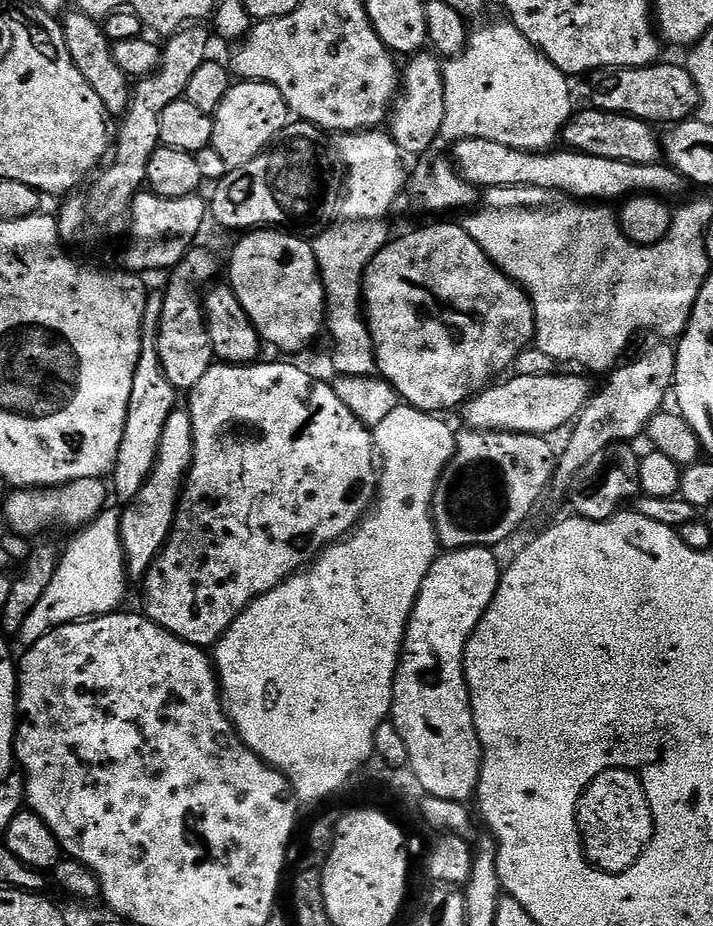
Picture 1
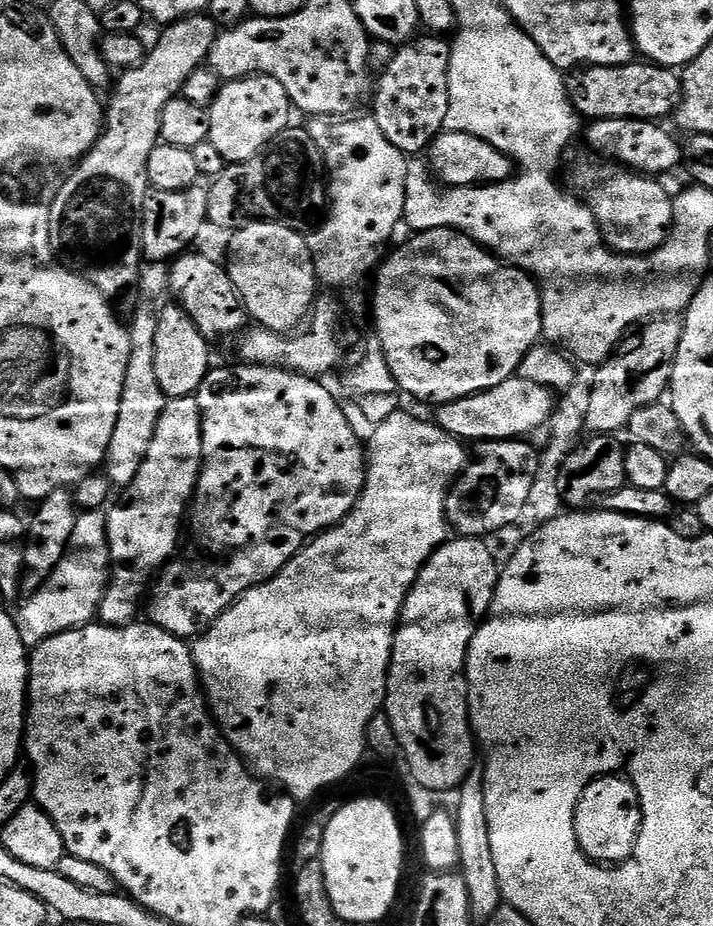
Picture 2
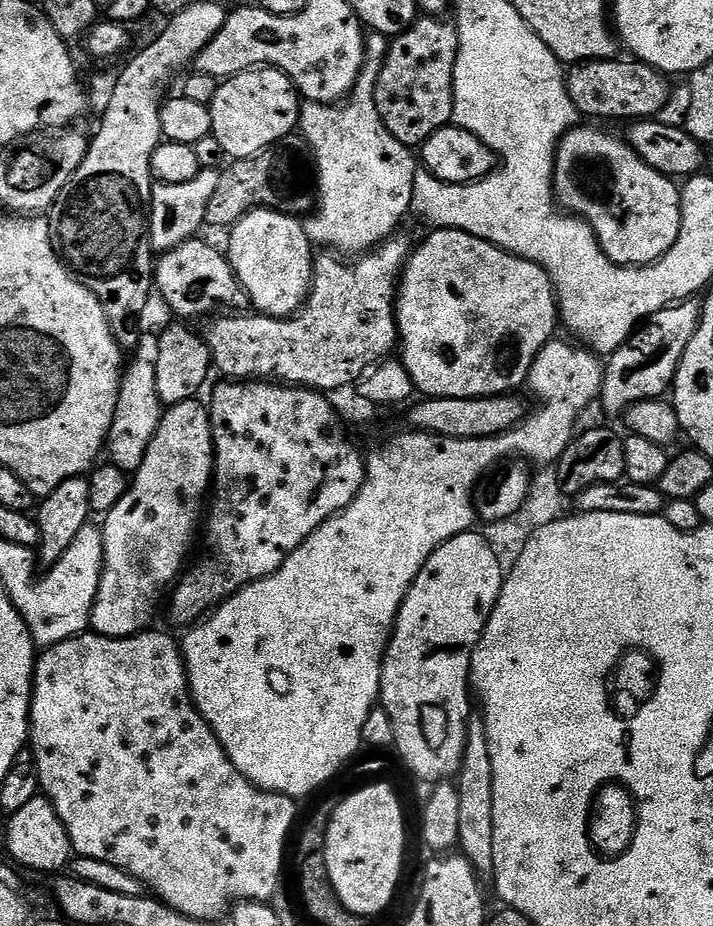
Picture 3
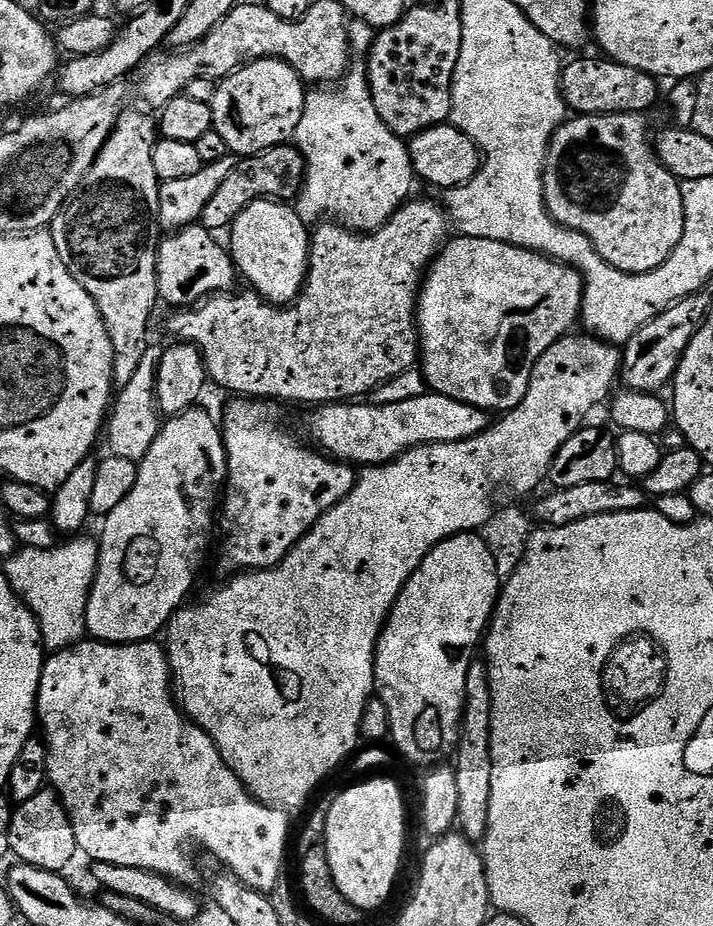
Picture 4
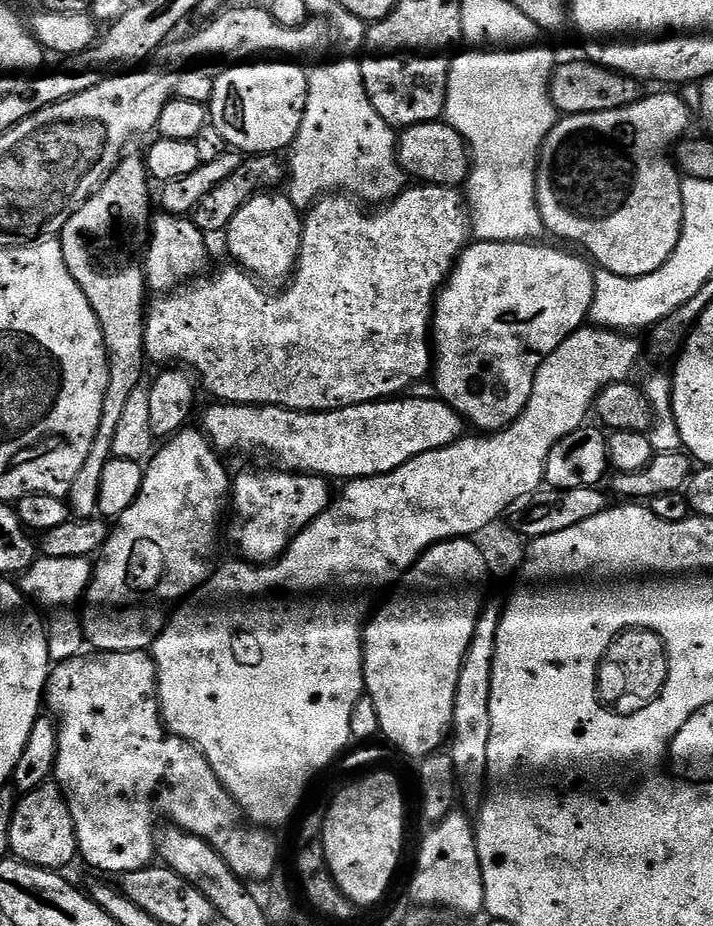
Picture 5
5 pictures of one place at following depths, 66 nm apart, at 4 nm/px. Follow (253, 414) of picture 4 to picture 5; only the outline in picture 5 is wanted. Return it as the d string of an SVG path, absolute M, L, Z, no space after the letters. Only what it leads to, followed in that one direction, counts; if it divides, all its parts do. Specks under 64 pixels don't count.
M275 470L276 472L244 472L235 477L230 488L230 516L232 512L232 525L228 528L228 536L232 544L241 552L245 561L253 564L271 564L278 559L293 538L305 528L311 520L318 518L328 508L334 499L329 481L317 474L305 474L291 470Z

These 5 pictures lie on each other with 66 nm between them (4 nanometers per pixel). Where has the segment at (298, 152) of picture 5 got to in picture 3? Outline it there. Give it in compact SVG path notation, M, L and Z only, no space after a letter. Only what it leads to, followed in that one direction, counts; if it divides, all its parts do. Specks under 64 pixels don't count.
M365 51L364 65L347 102L339 106L308 102L300 110L298 132L303 143L310 149L310 156L314 161L315 188L314 211L303 221L304 232L313 245L325 244L328 247L325 249L335 250L340 254L345 254L344 252L367 254L373 251L399 229L396 227L399 226L400 219L404 215L407 217L412 207L418 160L413 149L398 142L398 138L394 138L394 134L386 130L378 114L376 83L383 65L383 51Z

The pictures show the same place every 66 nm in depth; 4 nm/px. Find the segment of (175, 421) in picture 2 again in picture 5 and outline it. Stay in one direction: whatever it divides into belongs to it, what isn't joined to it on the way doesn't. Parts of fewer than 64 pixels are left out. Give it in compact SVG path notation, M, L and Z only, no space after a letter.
M185 426L181 428L176 435L167 437L161 443L164 444L161 448L159 445L151 453L150 459L147 461L144 469L142 490L138 490L138 498L134 498L132 505L115 521L114 527L108 533L108 541L105 542L103 548L98 553L100 561L97 562L96 569L92 572L92 581L89 584L87 581L86 595L82 600L82 609L84 608L84 616L82 612L82 632L83 635L88 635L89 642L93 644L91 647L97 652L125 652L126 650L143 652L151 649L152 645L156 642L156 637L164 631L174 606L179 605L181 601L191 596L214 571L212 559L216 556L216 531L220 528L220 515L223 512L225 515L226 505L230 500L230 476L228 480L228 472L224 469L223 462L220 461L223 460L221 453L213 448L208 437L204 435L199 427L192 427Z

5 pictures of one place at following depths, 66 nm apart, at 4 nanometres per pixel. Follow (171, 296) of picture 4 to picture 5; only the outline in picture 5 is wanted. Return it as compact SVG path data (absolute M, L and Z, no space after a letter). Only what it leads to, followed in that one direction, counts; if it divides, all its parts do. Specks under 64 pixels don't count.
M153 215L148 234L148 253L142 256L142 263L144 278L153 293L167 294L209 271L205 233L200 232L188 216Z

